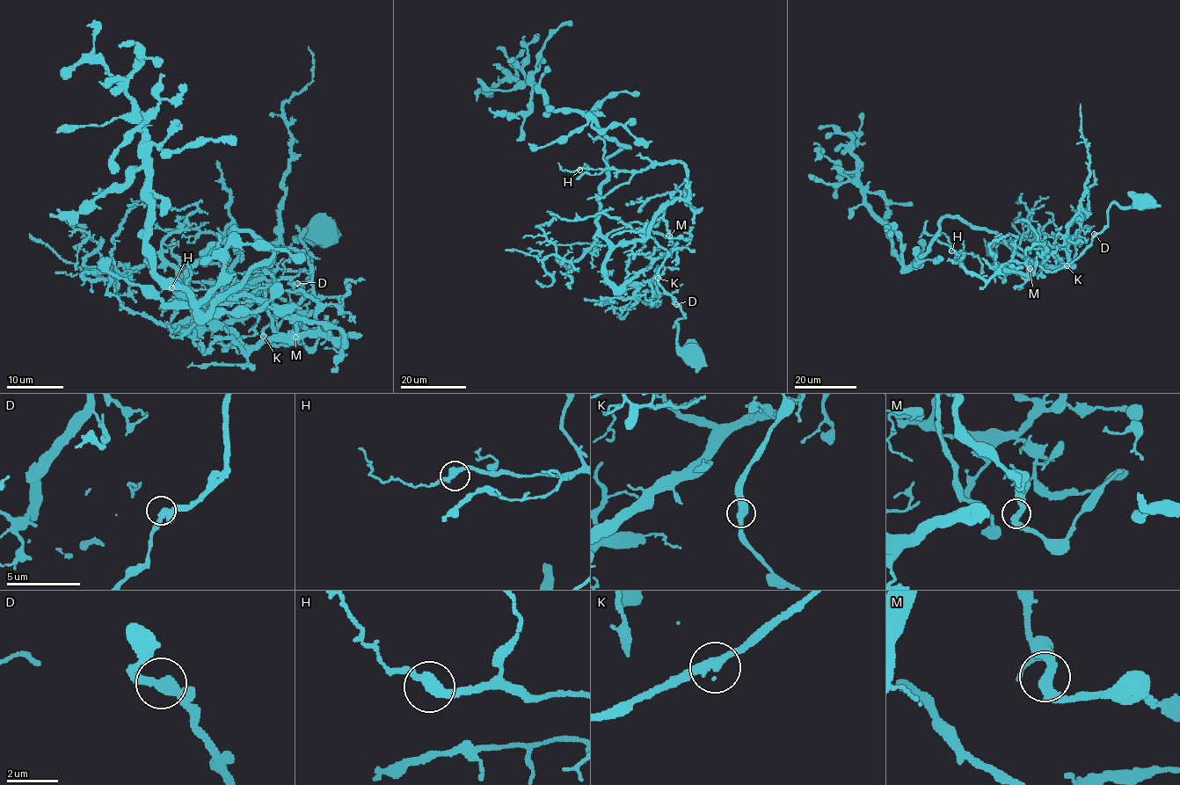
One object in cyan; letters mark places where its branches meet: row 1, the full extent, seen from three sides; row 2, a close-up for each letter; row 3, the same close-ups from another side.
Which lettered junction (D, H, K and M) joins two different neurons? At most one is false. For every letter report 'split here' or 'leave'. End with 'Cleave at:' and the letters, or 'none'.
D: leave
H: leave
K: leave
M: leave
Cleave at: none

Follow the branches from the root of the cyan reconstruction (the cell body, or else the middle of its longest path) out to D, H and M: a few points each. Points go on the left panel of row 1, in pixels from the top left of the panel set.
D: (324, 233), (322, 238), (296, 239), (305, 230), (301, 242), (309, 257), (311, 272), (304, 282), (297, 283)
H: (324, 233), (296, 240), (283, 345), (264, 287), (193, 305), (339, 355), (337, 329), (171, 287)
M: (324, 233), (296, 240), (310, 275), (263, 330), (283, 345), (264, 287), (193, 305), (248, 345), (295, 337)

